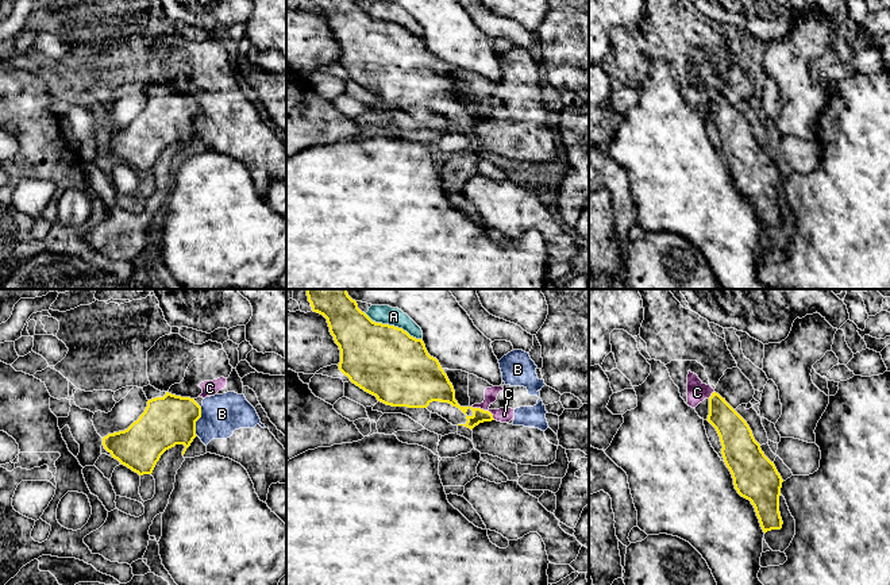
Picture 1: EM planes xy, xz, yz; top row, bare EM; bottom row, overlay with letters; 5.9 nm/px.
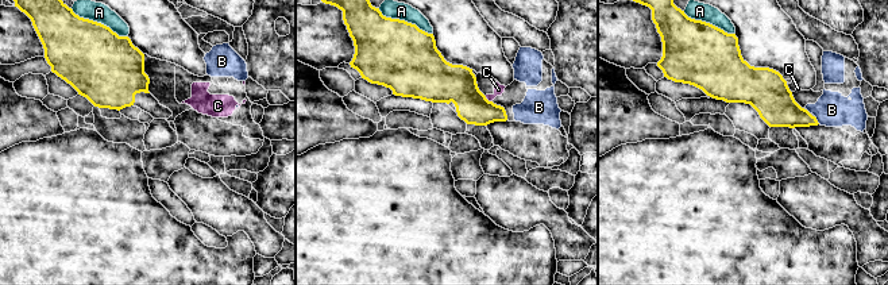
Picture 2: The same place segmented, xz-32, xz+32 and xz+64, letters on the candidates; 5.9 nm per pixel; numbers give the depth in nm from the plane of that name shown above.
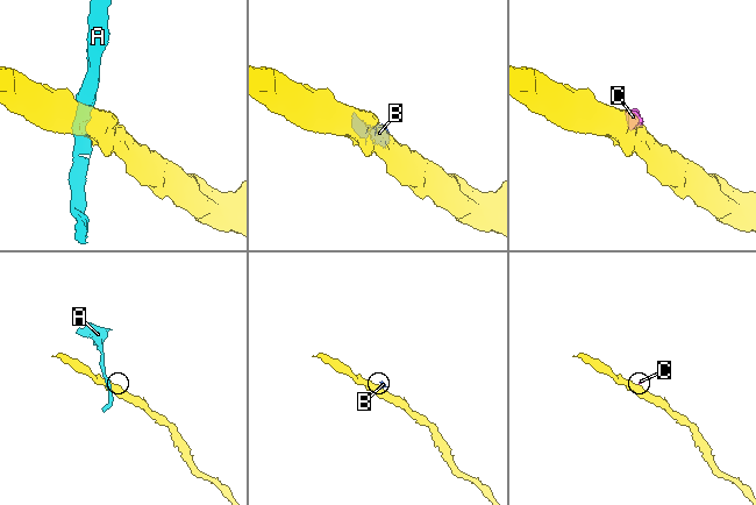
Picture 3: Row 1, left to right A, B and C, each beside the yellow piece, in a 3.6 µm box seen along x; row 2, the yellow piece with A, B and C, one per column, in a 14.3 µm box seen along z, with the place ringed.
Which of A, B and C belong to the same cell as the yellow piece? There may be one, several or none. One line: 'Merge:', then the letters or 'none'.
Merge: none

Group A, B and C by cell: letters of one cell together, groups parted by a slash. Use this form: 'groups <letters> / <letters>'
groups A / B C

